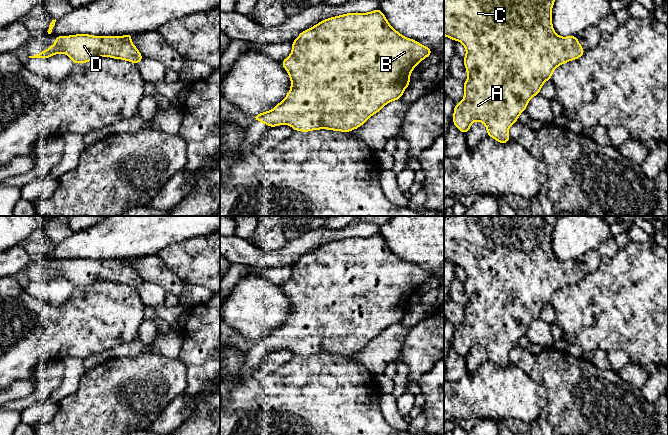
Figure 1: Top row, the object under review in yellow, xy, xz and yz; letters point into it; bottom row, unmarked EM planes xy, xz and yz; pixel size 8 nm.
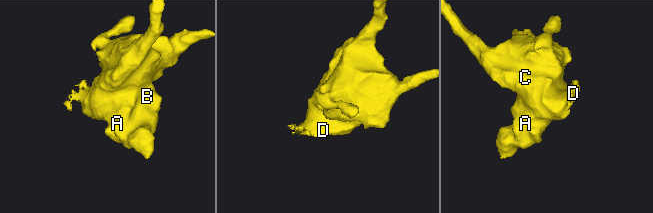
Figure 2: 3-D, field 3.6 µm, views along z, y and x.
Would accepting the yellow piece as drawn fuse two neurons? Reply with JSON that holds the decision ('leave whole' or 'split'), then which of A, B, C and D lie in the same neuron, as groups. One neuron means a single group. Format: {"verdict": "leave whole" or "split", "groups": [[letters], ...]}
{"verdict": "leave whole", "groups": [["A", "B", "C", "D"]]}

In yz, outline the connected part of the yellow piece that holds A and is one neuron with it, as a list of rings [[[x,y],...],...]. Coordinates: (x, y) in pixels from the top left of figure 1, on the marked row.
[[[444,0],[444,36],[453,41],[460,41],[465,49],[466,55],[463,59],[468,78],[464,85],[464,98],[455,104],[453,113],[453,124],[459,131],[466,134],[475,121],[482,122],[487,129],[487,135],[501,144],[510,141],[508,130],[511,125],[518,121],[519,115],[526,110],[527,104],[533,96],[540,94],[543,84],[552,78],[553,71],[563,63],[573,61],[583,56],[585,50],[580,45],[577,36],[561,37],[556,34],[552,25],[552,7],[555,0]]]

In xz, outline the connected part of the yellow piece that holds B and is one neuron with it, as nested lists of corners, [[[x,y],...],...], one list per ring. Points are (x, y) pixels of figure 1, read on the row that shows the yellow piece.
[[[380,9],[324,19],[302,31],[292,42],[291,54],[281,61],[291,80],[287,96],[272,110],[254,115],[253,121],[258,120],[271,128],[287,124],[294,131],[302,132],[320,129],[351,132],[386,104],[402,98],[409,86],[411,72],[432,53],[430,48],[394,30]]]

